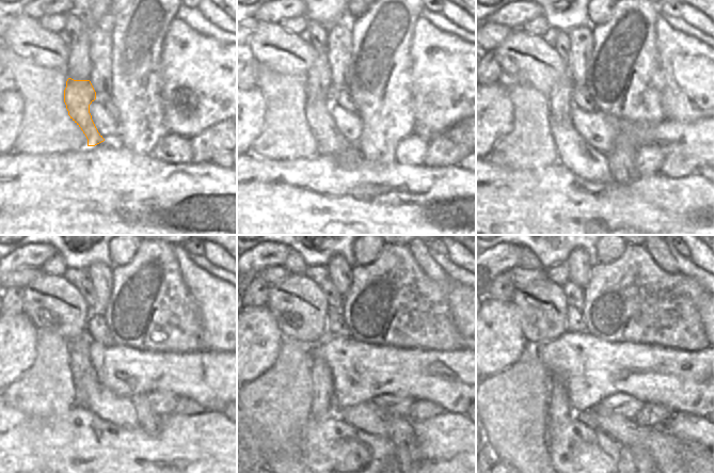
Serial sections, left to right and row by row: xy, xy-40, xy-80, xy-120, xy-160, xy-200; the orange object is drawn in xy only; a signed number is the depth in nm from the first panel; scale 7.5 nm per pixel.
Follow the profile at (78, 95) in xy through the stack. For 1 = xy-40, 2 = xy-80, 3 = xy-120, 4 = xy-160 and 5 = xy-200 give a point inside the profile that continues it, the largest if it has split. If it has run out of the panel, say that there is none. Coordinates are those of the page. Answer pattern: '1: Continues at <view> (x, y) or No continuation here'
1: Continues at xy-40 (330, 141)
2: Continues at xy-80 (573, 152)
3: Continues at xy-120 (118, 410)
4: Continues at xy-160 (364, 415)
5: Continues at xy-200 (668, 452)

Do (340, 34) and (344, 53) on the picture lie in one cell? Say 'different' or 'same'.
same

